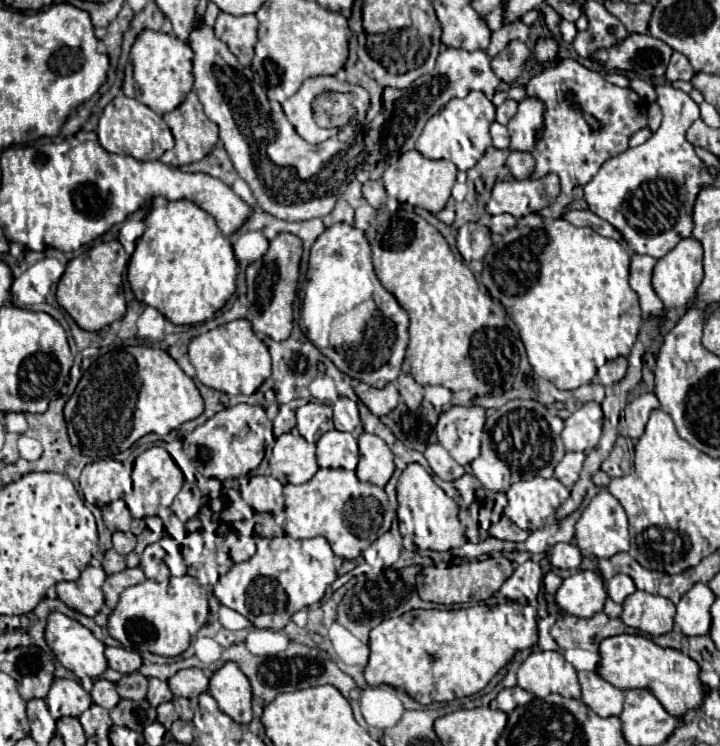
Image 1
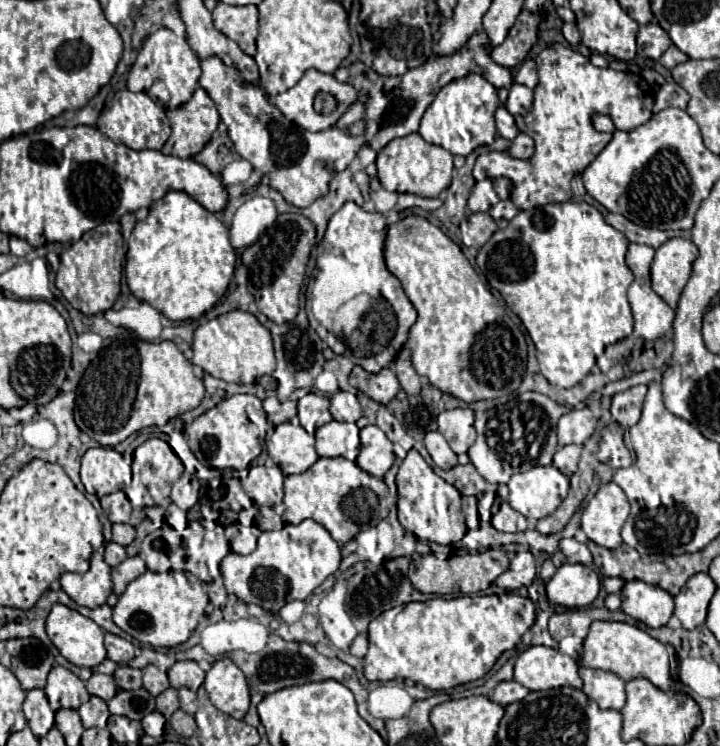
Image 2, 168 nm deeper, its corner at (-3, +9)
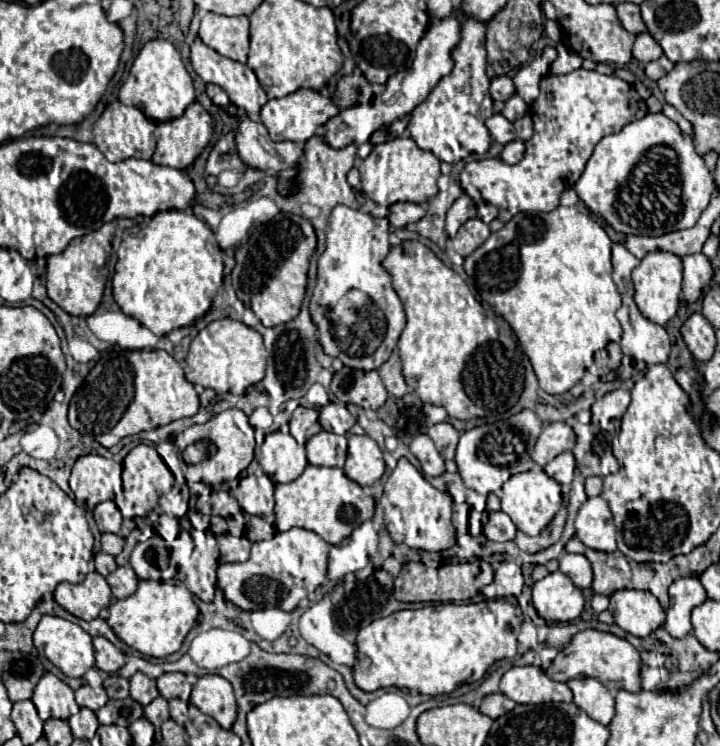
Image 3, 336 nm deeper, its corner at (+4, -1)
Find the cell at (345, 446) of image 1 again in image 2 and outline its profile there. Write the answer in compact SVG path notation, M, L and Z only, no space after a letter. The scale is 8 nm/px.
M332 420L316 430L318 456L326 456L326 458L344 456L348 460L356 460L358 450L360 450L360 438L356 424Z

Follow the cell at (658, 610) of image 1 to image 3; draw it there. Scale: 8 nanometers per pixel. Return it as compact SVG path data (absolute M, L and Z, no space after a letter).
M619 590L611 596L609 612L625 632L645 638L665 622L659 600L643 590Z

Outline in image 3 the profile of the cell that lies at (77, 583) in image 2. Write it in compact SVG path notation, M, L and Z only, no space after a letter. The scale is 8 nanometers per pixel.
M89 572L83 582L69 584L61 582L54 591L54 600L57 600L67 612L81 620L93 620L99 616L101 608L109 606L111 590L107 580L97 574Z

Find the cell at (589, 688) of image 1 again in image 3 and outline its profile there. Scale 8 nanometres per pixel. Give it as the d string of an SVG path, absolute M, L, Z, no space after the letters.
M581 678L581 680L569 680L567 686L573 692L573 702L587 712L593 720L601 724L609 724L615 716L615 698L613 692L603 686L595 678Z

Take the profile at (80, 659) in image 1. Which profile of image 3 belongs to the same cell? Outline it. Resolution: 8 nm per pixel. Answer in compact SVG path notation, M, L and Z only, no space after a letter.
M43 616L33 634L33 642L39 654L49 658L69 678L81 678L89 668L95 666L95 652L91 644L91 636L81 626L69 620L63 620L59 616Z

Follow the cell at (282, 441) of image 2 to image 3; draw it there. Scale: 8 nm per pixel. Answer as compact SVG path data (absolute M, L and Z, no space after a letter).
M273 432L265 436L259 464L271 480L293 482L307 466L305 446L297 444L291 434Z

